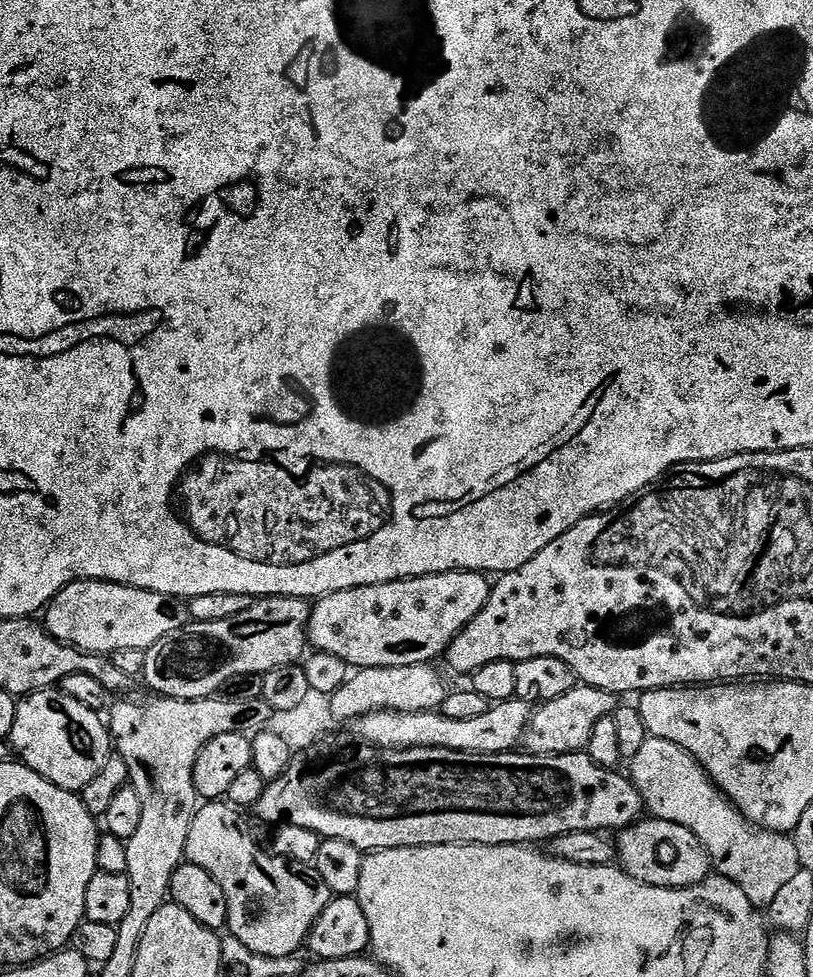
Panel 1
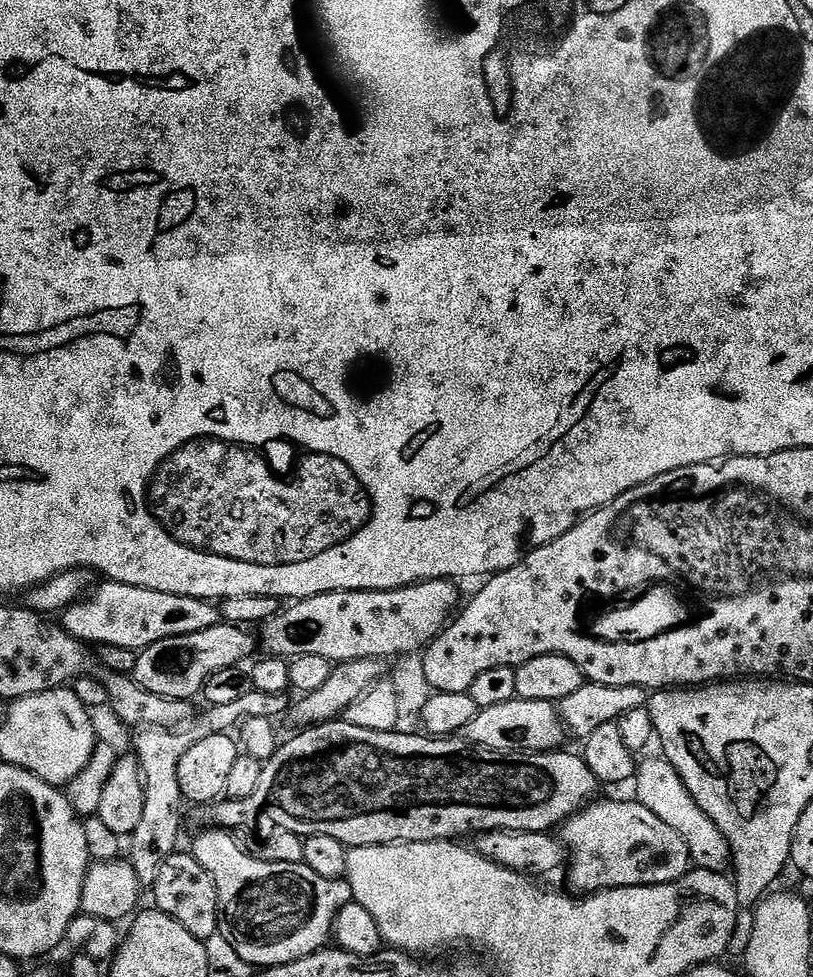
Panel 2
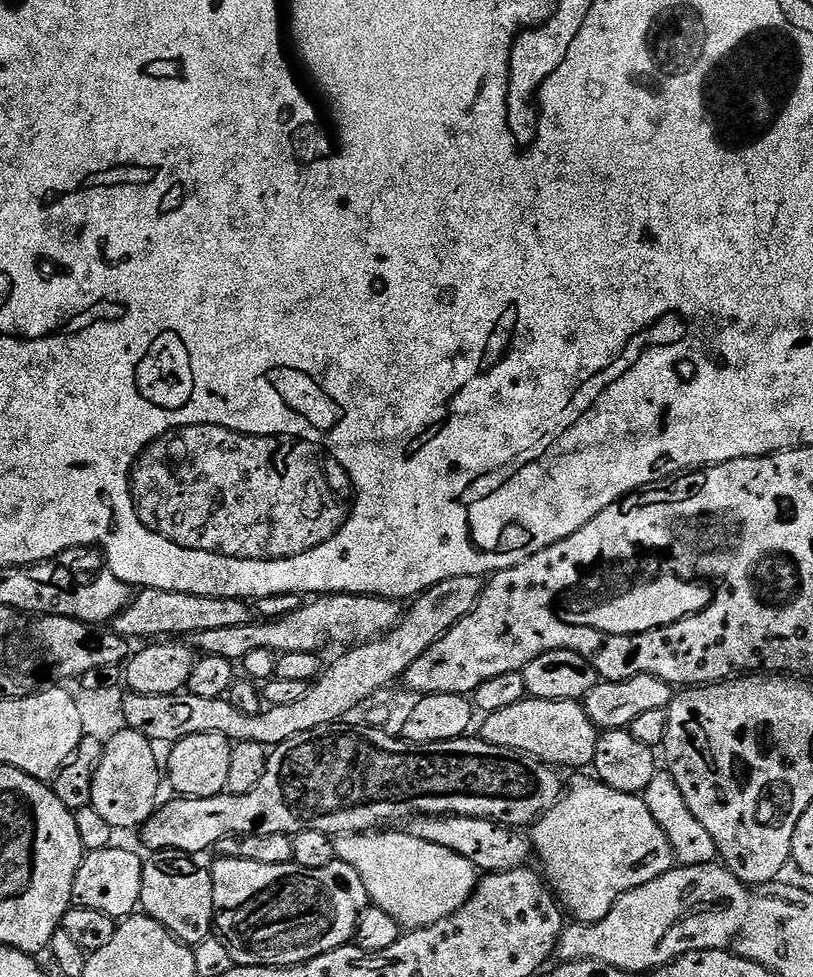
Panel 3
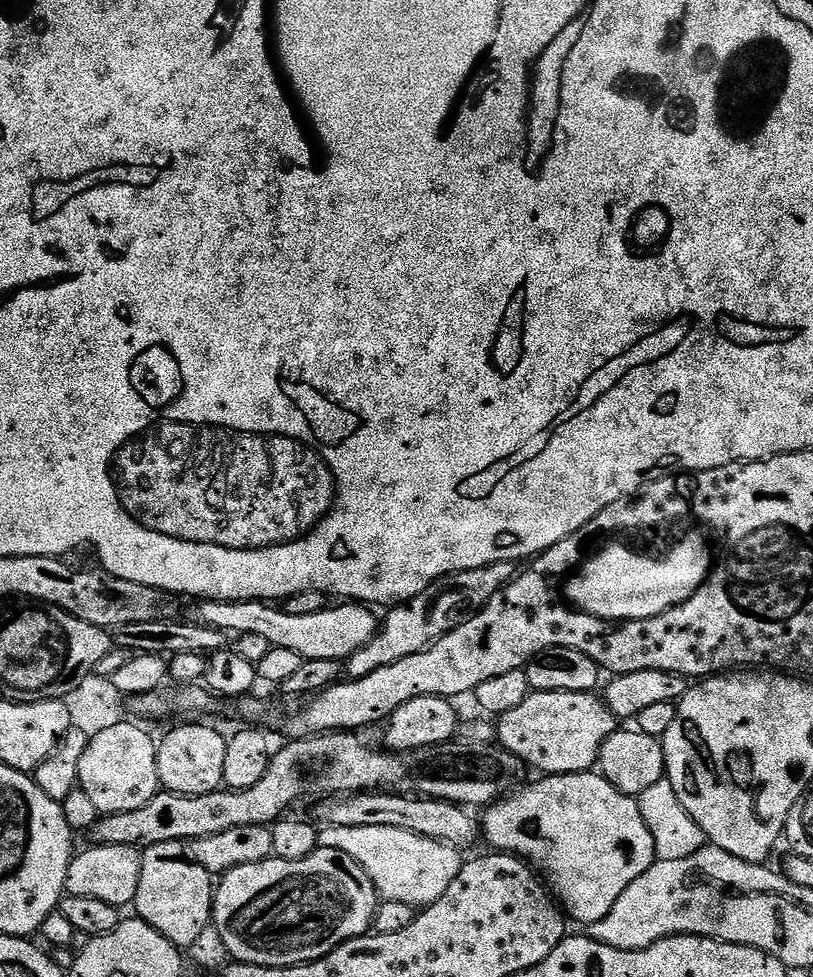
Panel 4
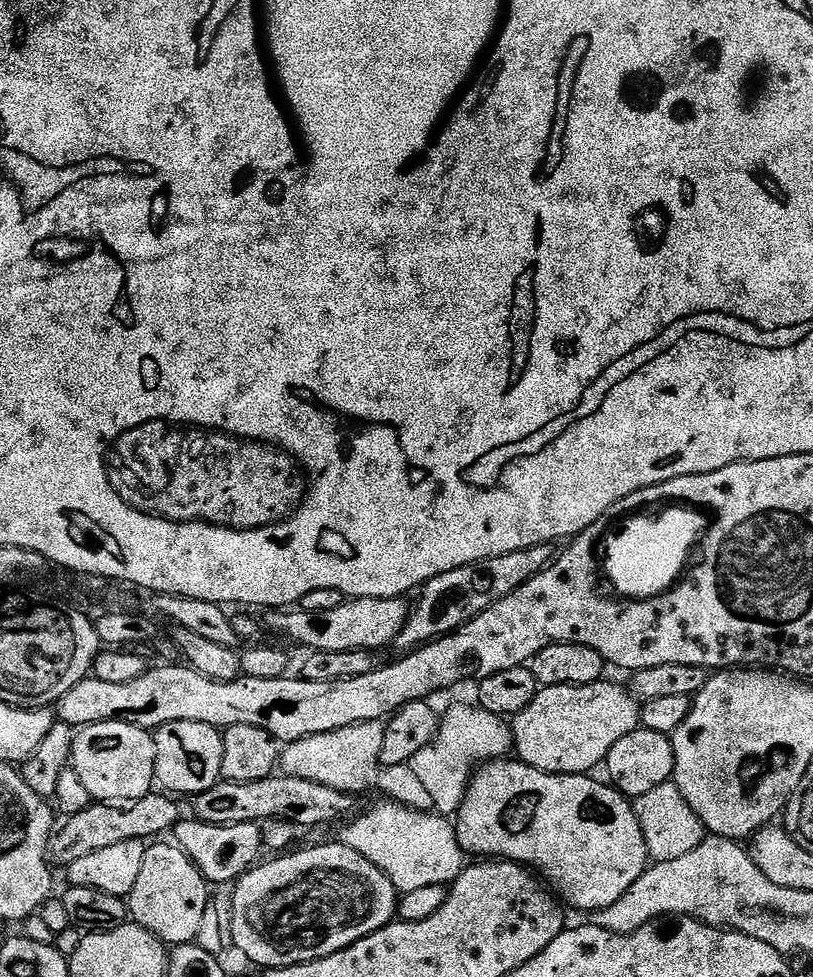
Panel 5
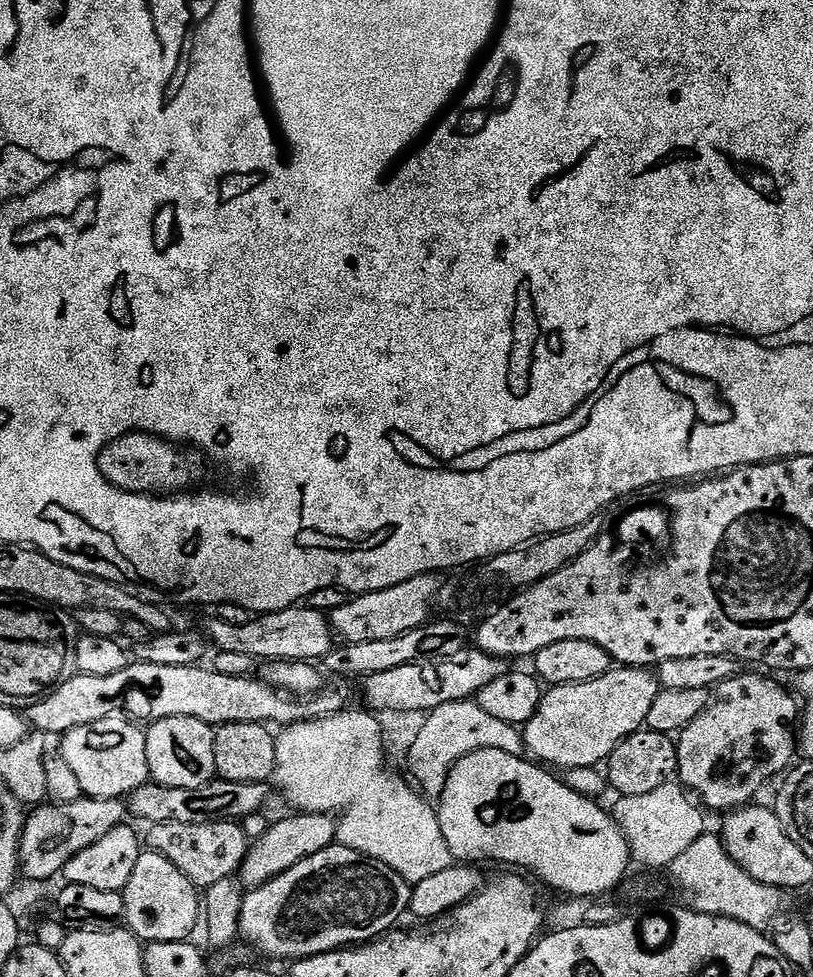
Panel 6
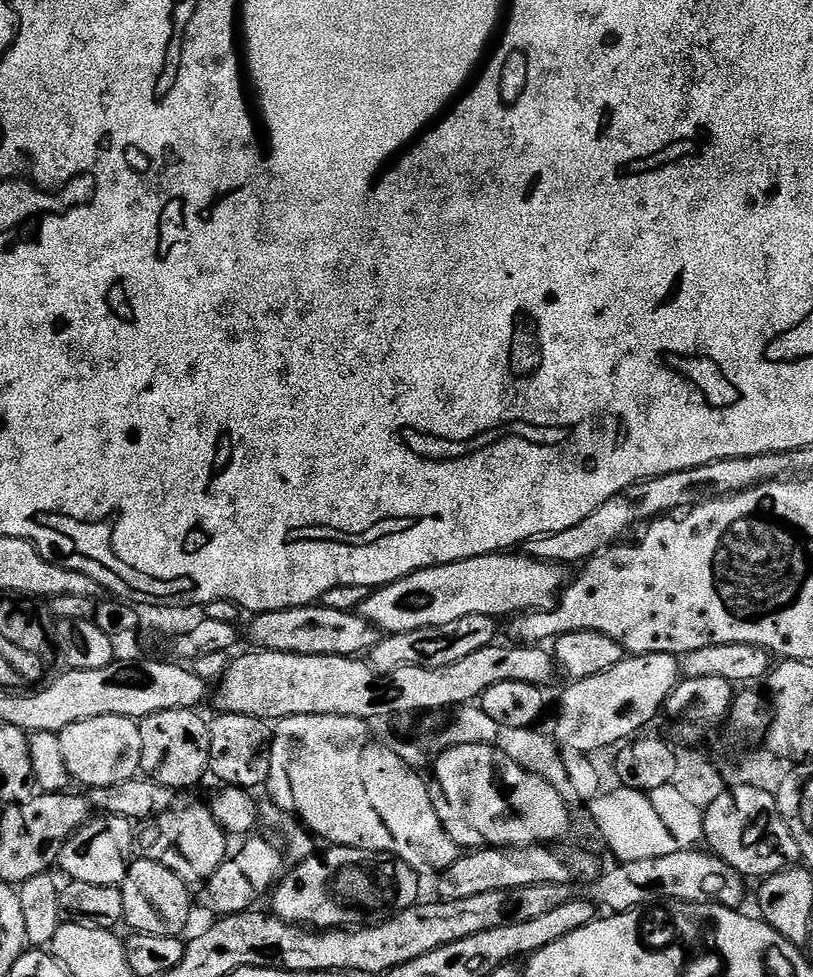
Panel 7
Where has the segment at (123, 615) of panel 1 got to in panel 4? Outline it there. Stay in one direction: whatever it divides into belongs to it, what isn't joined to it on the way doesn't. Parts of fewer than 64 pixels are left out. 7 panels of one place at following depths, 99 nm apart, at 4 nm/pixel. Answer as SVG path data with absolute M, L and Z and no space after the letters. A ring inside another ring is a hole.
M201 600L195 606L195 623L206 624L211 628L216 628L225 634L258 634L261 638L266 638L273 648L282 650L294 650L303 660L313 660L314 658L330 658L341 662L347 661L349 656L353 656L358 650L362 650L370 638L374 638L378 631L378 616L371 607L359 602L340 602L337 606L330 606L318 614L286 614L279 607L262 600Z

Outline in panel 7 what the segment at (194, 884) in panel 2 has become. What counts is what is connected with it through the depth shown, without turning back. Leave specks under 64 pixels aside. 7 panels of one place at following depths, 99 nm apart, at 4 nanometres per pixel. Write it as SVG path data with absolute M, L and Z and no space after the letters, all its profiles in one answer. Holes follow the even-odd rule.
M133 859L128 866L128 873L120 888L124 903L124 924L133 933L142 935L160 935L183 937L184 927L192 916L192 896L189 885L184 883L174 870L166 870L153 860Z

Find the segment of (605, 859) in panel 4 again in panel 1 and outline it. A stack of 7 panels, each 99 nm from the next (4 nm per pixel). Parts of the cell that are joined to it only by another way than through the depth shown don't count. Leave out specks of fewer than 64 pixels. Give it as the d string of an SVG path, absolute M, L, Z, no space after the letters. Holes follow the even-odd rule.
M641 818L635 824L629 824L619 836L619 867L640 884L655 888L689 888L701 884L713 871L712 859L698 838L694 838L686 826L678 826L673 820Z

